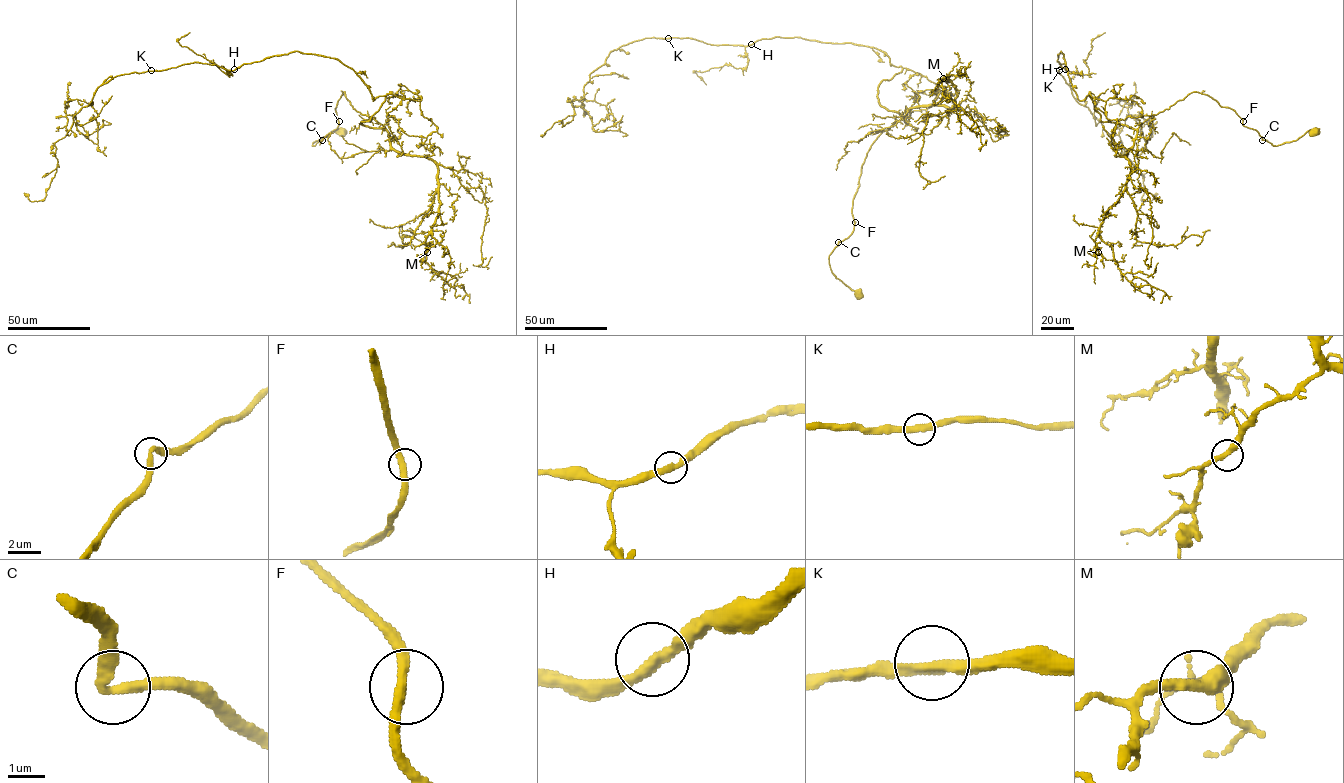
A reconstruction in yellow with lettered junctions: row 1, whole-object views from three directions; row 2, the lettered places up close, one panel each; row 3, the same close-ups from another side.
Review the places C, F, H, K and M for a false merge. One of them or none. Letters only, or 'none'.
none

